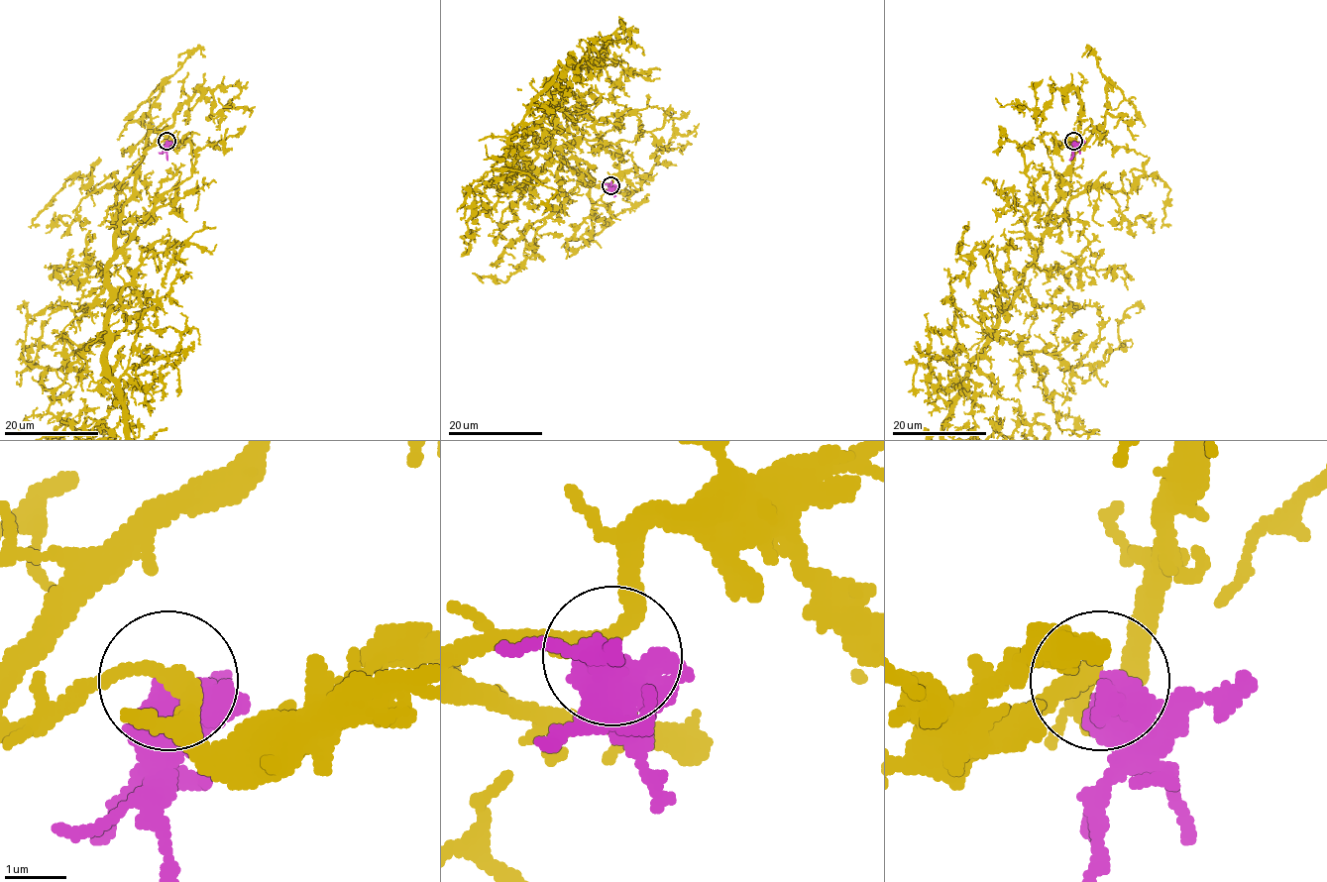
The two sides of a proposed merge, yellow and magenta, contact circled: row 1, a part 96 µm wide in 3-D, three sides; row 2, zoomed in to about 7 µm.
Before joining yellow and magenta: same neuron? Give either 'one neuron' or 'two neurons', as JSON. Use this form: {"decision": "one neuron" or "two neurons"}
{"decision": "one neuron"}

